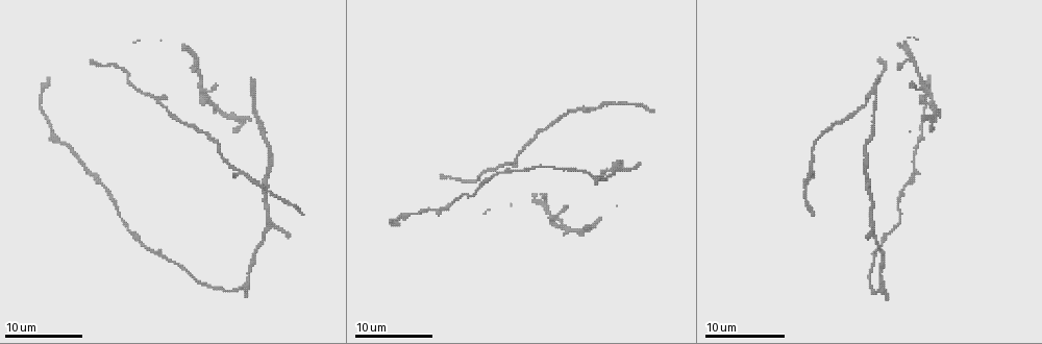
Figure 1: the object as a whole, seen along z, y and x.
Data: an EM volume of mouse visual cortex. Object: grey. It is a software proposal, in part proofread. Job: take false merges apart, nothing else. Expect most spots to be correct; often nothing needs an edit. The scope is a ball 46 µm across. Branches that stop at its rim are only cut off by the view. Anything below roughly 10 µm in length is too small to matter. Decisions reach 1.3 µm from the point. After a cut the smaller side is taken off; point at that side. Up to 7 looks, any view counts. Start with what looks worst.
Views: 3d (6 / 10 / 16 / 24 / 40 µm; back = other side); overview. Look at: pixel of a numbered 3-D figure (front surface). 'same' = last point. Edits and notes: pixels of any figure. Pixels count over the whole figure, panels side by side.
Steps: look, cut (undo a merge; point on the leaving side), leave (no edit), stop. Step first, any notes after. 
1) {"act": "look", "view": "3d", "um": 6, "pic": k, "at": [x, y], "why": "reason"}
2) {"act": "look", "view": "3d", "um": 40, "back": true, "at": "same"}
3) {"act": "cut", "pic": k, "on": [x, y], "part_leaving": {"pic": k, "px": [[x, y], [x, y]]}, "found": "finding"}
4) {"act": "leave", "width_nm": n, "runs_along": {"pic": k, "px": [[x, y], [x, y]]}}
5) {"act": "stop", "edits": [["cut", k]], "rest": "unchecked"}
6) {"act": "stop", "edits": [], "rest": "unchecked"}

{"act": "look", "view": "3d", "um": 10, "pic": 1, "at": [507, 165], "why": "calibre changes"}

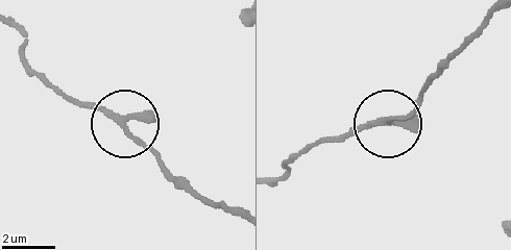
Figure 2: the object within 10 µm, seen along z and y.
{"act": "look", "view": "3d", "um": 10, "back": true, "pic": 2, "at": [125, 126]}

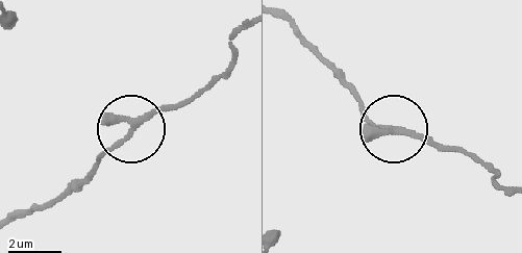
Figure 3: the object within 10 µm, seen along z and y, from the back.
{"act": "leave", "arms": 4, "found": "all the same neuron"}

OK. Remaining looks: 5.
{"act": "look", "view": "3d", "um": 10, "pic": 1, "at": [89, 170], "why": "calibre changes"}

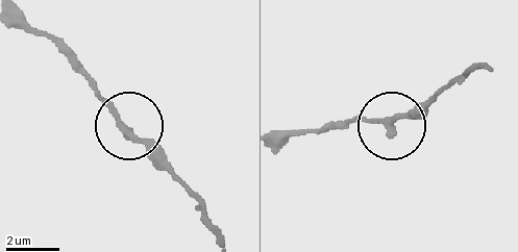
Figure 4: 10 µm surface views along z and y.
{"act": "look", "view": "3d", "um": 10, "back": true, "pic": 4, "at": [126, 128], "why": "from behind"}

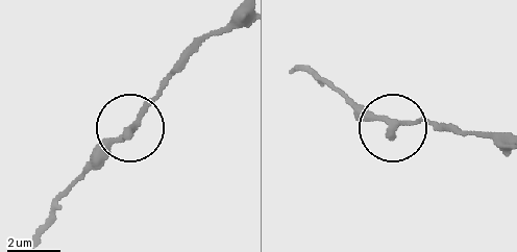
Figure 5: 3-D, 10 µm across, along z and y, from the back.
{"act": "leave", "width_nm": 260, "runs_along": {"pic": 5, "px": [[295, 70], [324, 78], [389, 125], [443, 121]]}, "found": "all the same neuron"}

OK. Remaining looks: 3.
{"act": "look", "view": "3d", "um": 10, "pic": 1, "at": [595, 107], "why": "narrows sharply"}

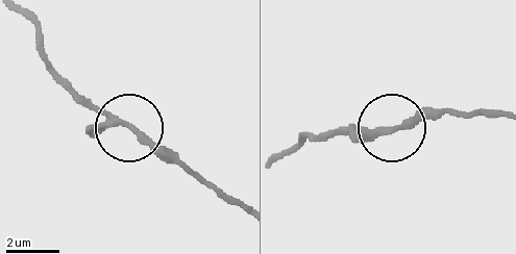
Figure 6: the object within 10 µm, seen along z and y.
{"act": "look", "view": "3d", "um": 6, "pic": 6, "at": [135, 128]}

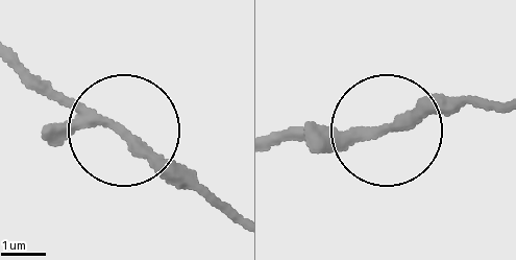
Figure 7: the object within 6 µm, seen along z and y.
{"act": "leave", "runs_along": {"pic": 7, "px": [[275, 141], [365, 141], [463, 100]]}, "found": "continuous, no second neuron"}

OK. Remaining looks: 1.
{"act": "stop", "edits": [], "rest": "unchecked"}

